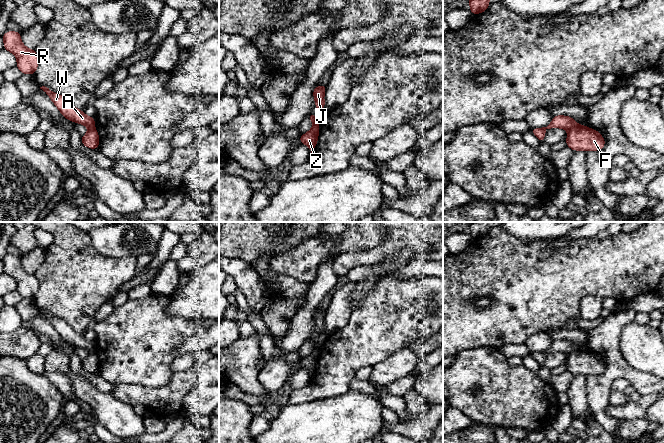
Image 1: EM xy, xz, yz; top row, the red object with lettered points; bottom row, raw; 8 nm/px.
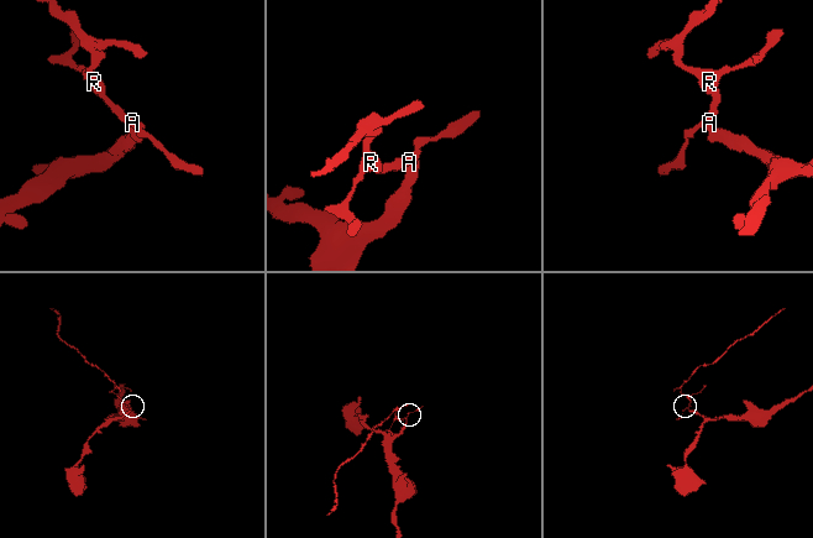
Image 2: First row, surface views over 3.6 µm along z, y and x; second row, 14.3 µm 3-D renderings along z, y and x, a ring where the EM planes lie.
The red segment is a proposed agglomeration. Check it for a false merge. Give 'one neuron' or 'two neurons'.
two neurons

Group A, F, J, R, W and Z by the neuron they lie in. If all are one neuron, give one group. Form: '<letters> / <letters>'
A J R W / F Z

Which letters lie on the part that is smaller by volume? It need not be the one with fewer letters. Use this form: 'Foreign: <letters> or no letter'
Foreign: A, J, R, W

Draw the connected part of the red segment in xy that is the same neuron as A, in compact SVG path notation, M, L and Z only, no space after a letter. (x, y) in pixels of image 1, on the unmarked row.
M42 310L40 313L50 321L64 342L88 352L95 352L95 342L87 340L82 334L75 332L65 321L52 316L49 312Z

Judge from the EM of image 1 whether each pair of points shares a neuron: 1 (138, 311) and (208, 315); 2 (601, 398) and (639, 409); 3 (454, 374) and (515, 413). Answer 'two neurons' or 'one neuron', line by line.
1: two neurons
2: two neurons
3: one neuron

